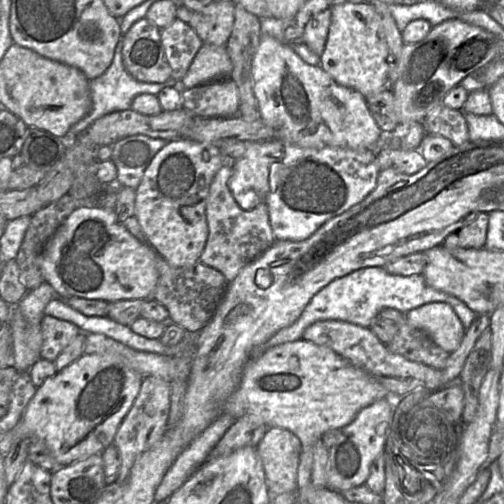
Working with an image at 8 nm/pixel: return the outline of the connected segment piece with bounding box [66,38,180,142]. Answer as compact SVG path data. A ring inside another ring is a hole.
M122 38L118 42L113 60L108 69L99 77L90 81L90 95L92 109L88 115L75 123L66 136L66 142L75 139L81 132L86 130L93 122L109 113L131 109L133 99L143 93L158 95L166 87L176 87L180 89L180 84L174 79L169 79L163 83L145 83L134 79L124 68L122 59Z

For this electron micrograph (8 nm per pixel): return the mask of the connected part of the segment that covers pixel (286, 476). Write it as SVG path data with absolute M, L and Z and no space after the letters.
M268 428L256 447L265 471L267 487L272 495L296 492L301 442L291 431Z

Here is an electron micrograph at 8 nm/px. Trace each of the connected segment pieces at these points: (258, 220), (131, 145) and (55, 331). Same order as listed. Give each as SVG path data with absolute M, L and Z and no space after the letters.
M230 161L216 173L206 199L206 217L209 235L199 262L220 271L228 283L232 282L240 271L258 259L275 242L267 205L257 204L252 210L241 208L229 189L232 176Z
M134 135L125 137L113 144L111 160L117 168L116 185L118 187L126 186L137 189L144 171L152 161L153 157L167 144L167 141L161 138L151 138L146 135Z
M44 315L41 325L41 358L53 361L78 336L81 330L72 322Z

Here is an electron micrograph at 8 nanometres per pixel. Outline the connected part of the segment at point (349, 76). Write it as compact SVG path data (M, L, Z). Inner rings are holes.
M336 1L331 8L327 41L320 57L320 67L338 84L360 92L365 98L389 87L387 46L382 17L368 1Z

